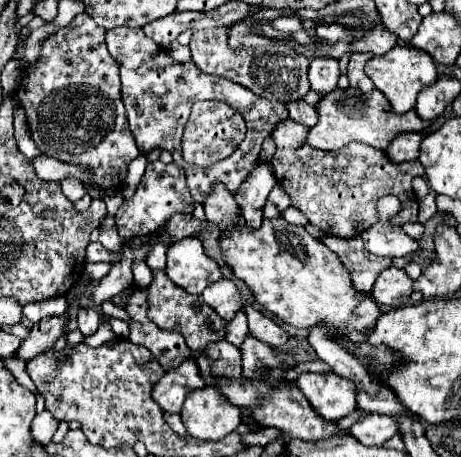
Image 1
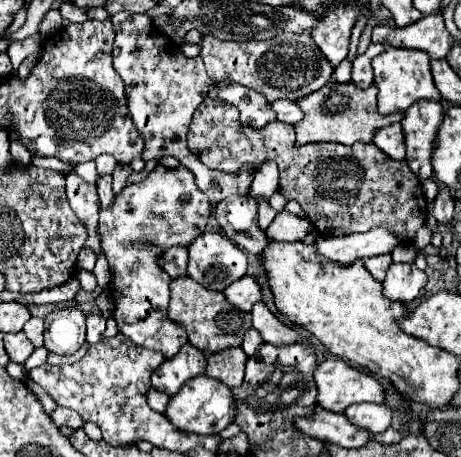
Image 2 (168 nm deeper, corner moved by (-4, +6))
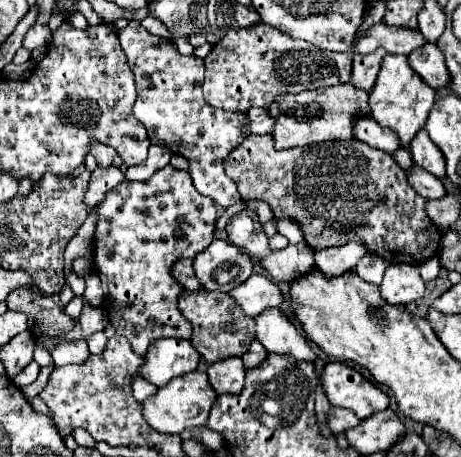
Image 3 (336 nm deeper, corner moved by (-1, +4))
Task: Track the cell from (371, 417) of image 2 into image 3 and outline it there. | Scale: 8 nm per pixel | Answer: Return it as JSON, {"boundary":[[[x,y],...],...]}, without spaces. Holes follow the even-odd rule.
{"boundary":[[[330,408],[328,412],[328,424],[332,428],[334,434],[340,434],[344,432],[346,428],[354,428],[360,424],[360,418],[356,414],[352,414],[352,410],[346,410],[346,408]]]}

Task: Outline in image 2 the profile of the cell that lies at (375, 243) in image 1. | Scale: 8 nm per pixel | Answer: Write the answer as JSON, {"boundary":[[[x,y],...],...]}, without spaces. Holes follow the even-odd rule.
{"boundary":[[[375,228],[365,234],[349,234],[341,238],[323,238],[319,236],[315,240],[317,252],[329,260],[335,260],[339,264],[351,264],[361,258],[389,254],[395,246],[399,246],[399,240],[383,230]]]}

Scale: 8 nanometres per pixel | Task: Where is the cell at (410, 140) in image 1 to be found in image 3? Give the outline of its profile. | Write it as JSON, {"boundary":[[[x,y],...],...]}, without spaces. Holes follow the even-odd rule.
{"boundary":[[[358,118],[354,124],[354,136],[360,142],[366,142],[372,148],[384,150],[388,154],[394,154],[400,148],[400,140],[398,134],[382,128],[374,118]]]}

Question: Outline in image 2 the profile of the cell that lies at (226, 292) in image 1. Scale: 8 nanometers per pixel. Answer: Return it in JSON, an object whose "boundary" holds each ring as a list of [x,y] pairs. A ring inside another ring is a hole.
{"boundary":[[[243,276],[243,278],[239,278],[231,286],[227,286],[223,290],[223,294],[227,296],[227,300],[233,306],[241,308],[243,312],[251,312],[253,304],[257,304],[263,298],[261,286],[259,286],[259,282],[257,282],[255,276]]]}

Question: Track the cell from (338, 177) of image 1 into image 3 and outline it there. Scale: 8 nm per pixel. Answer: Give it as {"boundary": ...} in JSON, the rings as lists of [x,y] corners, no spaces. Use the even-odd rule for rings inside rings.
{"boundary":[[[250,134],[224,158],[224,172],[236,182],[240,196],[246,200],[264,200],[270,204],[274,218],[294,218],[302,224],[304,238],[312,250],[342,246],[350,240],[364,242],[370,252],[390,264],[422,264],[440,248],[440,228],[424,212],[426,200],[410,186],[406,172],[392,154],[384,154],[358,140],[334,140],[316,146],[302,146],[278,152],[272,134]]]}

